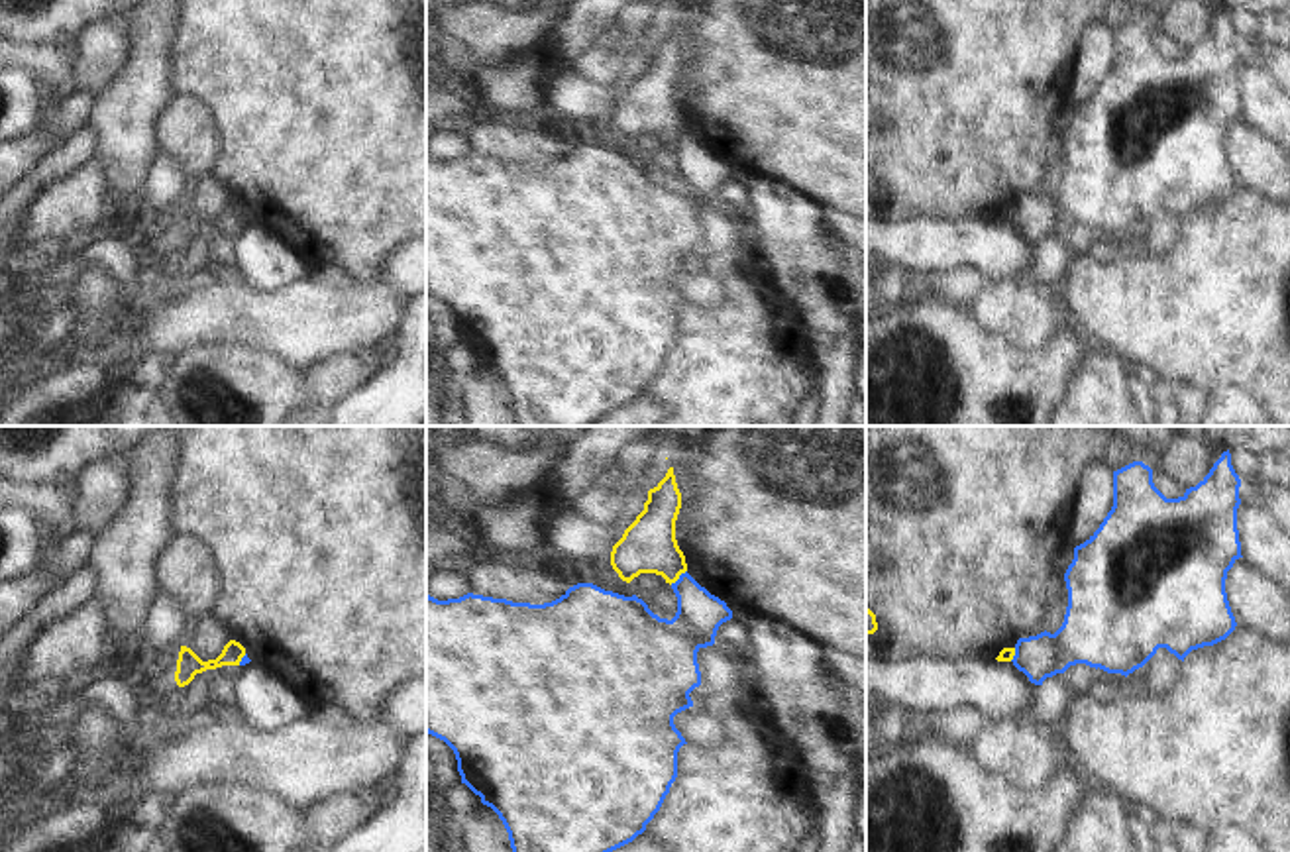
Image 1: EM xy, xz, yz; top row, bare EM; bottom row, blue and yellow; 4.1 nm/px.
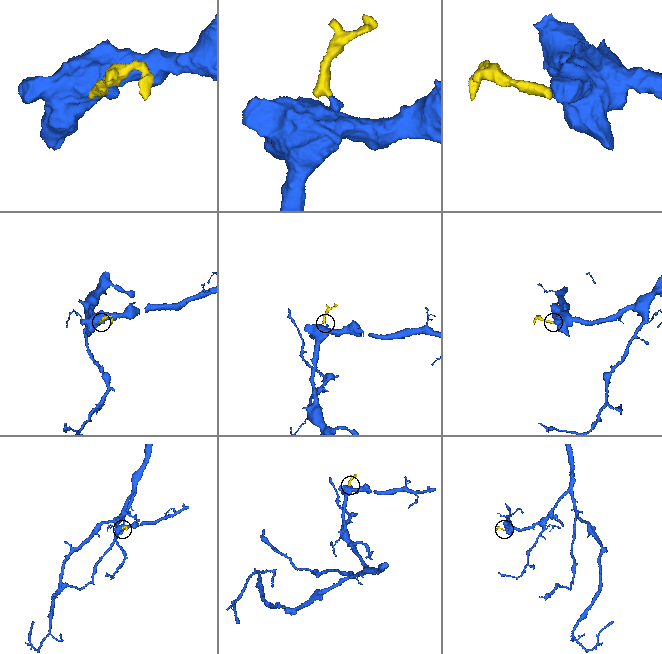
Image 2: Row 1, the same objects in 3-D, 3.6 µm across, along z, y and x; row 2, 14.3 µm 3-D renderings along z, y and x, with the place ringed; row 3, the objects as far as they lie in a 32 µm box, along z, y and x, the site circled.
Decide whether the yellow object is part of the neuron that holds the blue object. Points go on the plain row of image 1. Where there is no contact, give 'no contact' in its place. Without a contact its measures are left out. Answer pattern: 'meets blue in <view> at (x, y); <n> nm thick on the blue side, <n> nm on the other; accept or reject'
meets blue in xz at (680, 138); 190 nm thick on the blue side, 220 nm on the other; reject

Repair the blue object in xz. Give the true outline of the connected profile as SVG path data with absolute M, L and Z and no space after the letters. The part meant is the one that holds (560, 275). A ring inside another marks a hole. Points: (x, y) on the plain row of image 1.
M687 132L672 143L672 149L677 157L677 173L672 181L654 175L636 155L624 157L593 143L577 143L560 159L544 165L512 163L473 153L438 161L426 153L426 293L454 310L461 344L499 375L518 426L593 426L605 414L642 395L670 353L677 338L677 312L687 304L675 289L673 277L693 267L689 253L701 245L697 212L713 206L719 186L732 179L726 163L701 147Z

